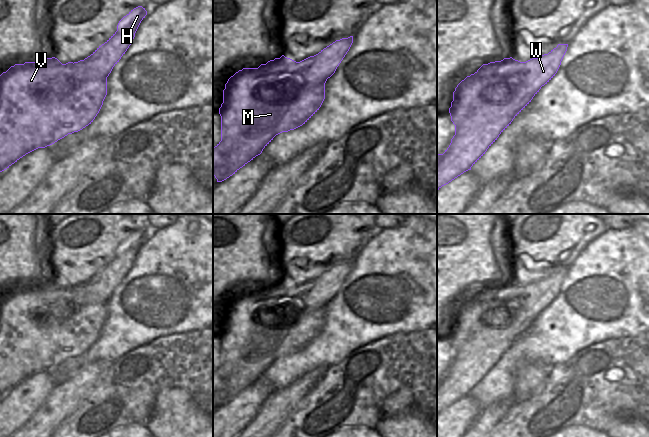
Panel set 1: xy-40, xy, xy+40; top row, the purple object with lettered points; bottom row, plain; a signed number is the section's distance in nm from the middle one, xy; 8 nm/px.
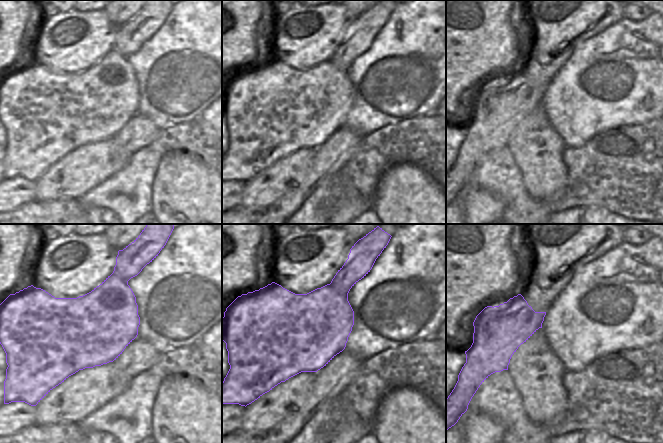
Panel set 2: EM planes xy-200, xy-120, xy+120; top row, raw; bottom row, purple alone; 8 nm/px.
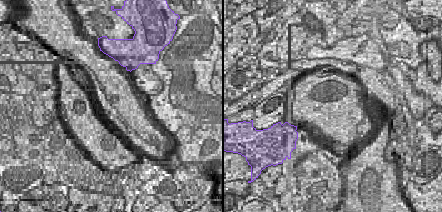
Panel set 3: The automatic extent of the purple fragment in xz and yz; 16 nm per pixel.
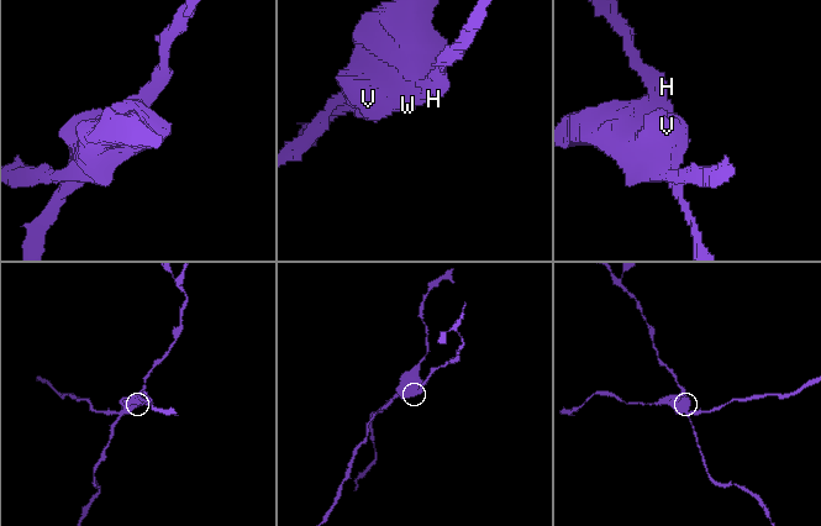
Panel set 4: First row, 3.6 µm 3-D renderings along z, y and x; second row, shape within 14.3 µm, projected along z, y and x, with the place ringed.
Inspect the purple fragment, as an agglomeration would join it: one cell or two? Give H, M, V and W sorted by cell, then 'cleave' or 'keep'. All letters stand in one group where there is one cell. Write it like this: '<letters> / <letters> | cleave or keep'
H M W / V | cleave

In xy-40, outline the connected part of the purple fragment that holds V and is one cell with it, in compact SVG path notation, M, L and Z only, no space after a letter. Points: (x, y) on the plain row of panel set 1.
M57 282L15 288L0 299L0 396L26 378L45 372L91 348L107 319L107 304L76 304L73 286L62 288Z

